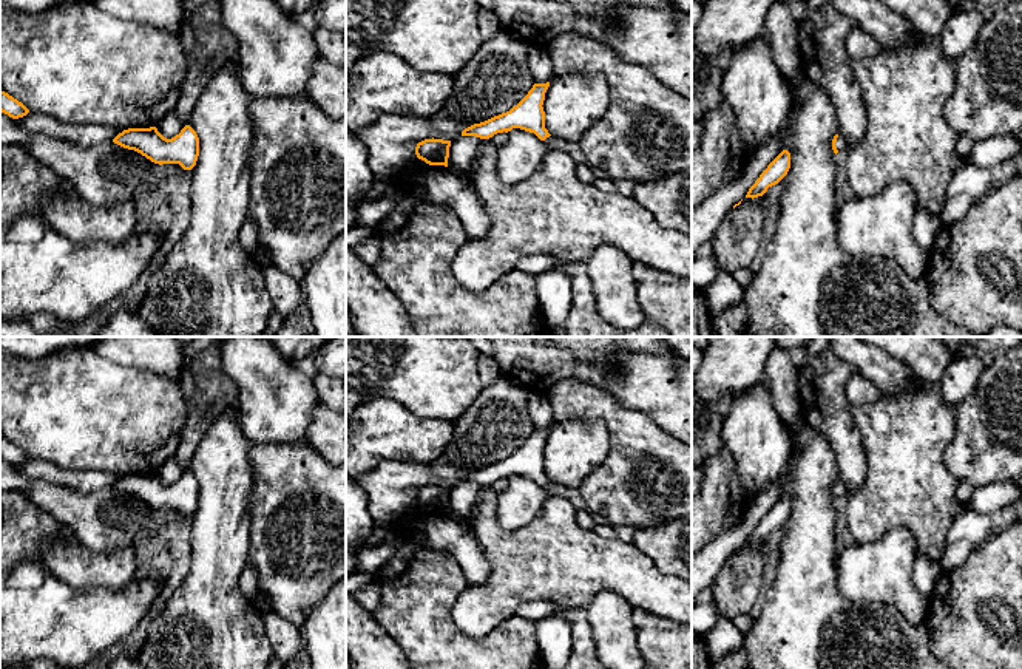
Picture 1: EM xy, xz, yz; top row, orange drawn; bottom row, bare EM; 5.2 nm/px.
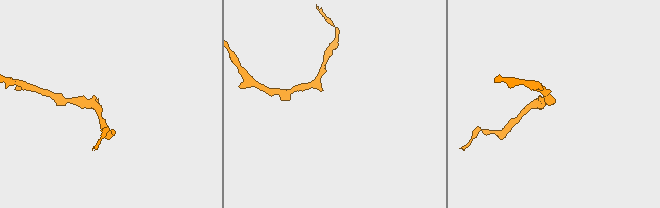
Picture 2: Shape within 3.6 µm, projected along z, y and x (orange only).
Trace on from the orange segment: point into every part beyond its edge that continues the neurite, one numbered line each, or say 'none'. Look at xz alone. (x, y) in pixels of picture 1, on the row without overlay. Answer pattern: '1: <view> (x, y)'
1: xz (571, 495)

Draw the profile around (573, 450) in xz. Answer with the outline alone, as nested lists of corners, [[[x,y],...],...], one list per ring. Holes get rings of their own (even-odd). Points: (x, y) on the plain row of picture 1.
[[[601,420],[554,422],[545,439],[545,474],[554,484],[579,488],[607,459],[608,430]]]

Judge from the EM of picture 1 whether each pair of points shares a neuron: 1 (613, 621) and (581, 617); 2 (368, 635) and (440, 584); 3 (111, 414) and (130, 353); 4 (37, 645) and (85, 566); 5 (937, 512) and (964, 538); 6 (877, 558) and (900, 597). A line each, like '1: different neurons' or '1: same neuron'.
1: different neurons
2: different neurons
3: different neurons
4: different neurons
5: different neurons
6: same neuron

